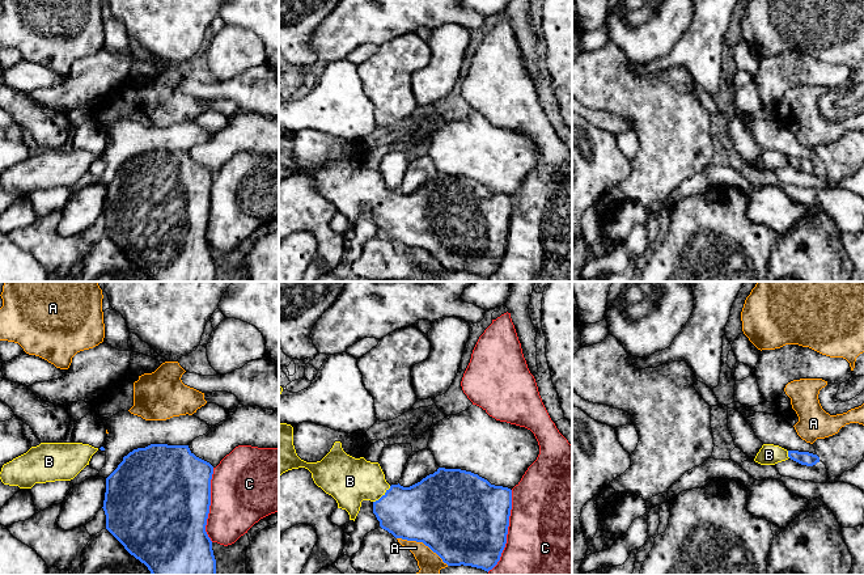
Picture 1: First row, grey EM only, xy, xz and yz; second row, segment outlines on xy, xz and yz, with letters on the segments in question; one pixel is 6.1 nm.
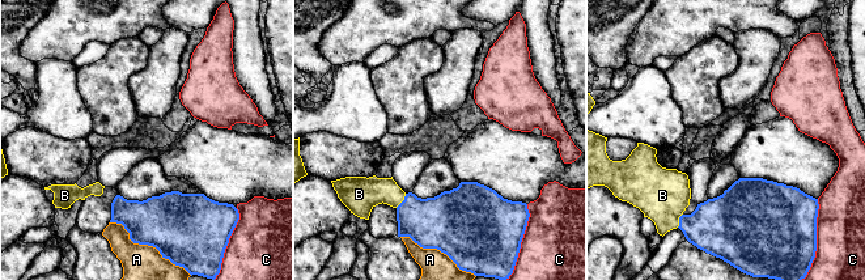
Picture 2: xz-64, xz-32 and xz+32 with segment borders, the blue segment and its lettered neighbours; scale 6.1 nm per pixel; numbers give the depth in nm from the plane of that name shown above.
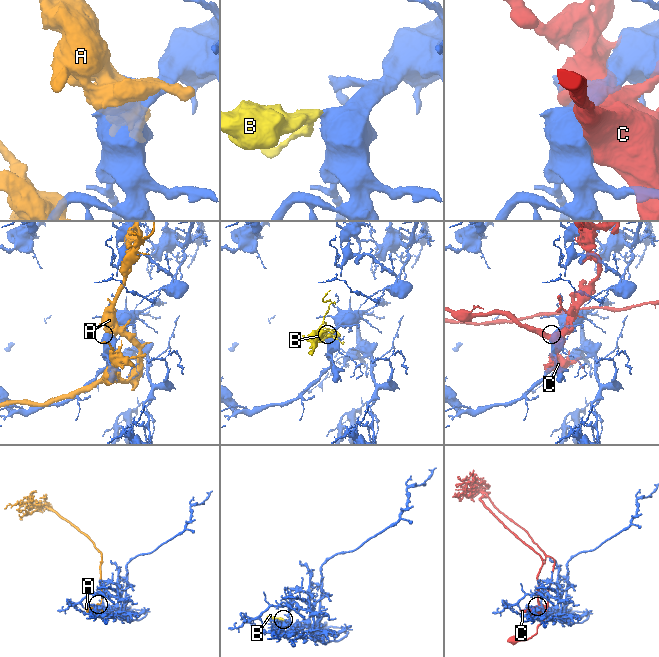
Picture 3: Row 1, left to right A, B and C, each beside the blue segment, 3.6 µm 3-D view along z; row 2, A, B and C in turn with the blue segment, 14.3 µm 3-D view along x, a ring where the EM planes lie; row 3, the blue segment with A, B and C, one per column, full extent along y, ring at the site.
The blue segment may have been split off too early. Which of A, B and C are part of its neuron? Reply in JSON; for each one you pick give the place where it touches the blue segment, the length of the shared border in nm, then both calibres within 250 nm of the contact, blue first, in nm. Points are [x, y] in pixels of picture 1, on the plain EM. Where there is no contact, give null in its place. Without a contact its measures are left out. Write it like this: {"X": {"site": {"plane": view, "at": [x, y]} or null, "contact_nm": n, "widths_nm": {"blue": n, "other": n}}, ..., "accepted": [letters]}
{"B": {"site": {"plane": "xz", "at": [382, 202]}, "contact_nm": 150, "widths_nm": {"blue": 340, "other": 280}}, "accepted": ["B"]}

